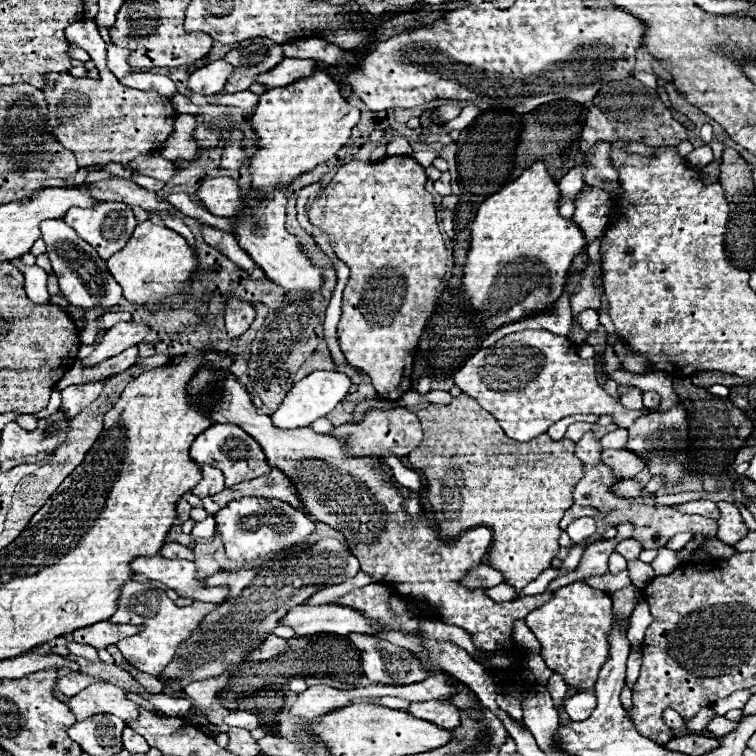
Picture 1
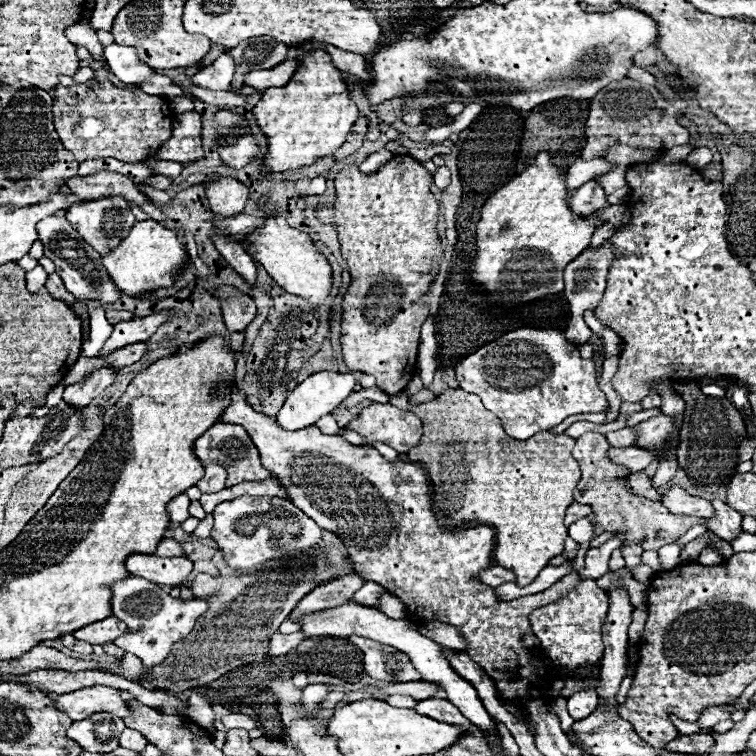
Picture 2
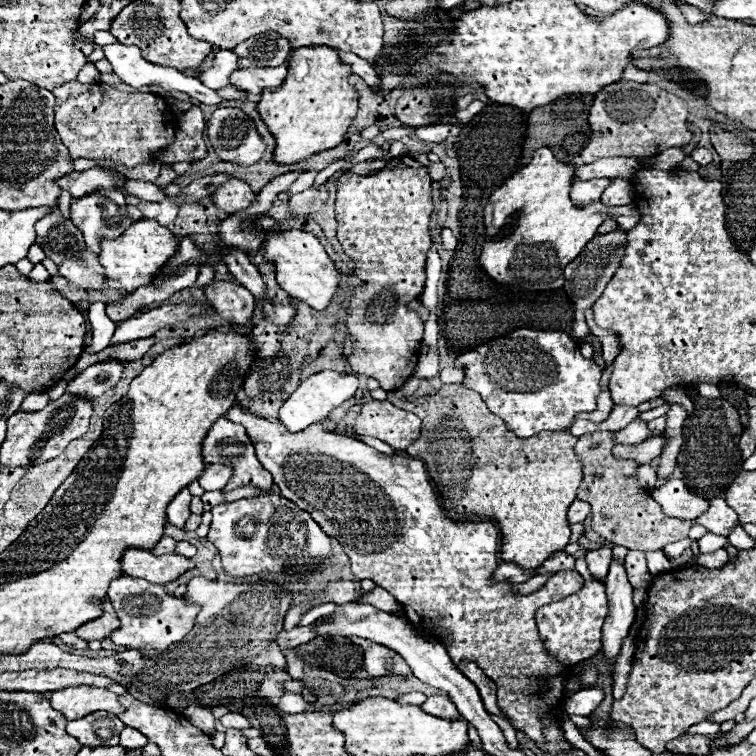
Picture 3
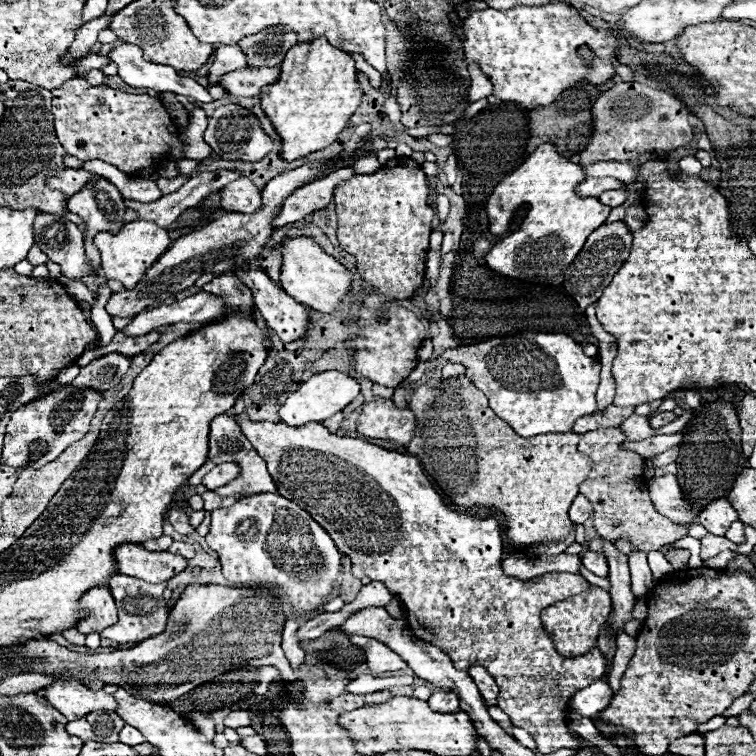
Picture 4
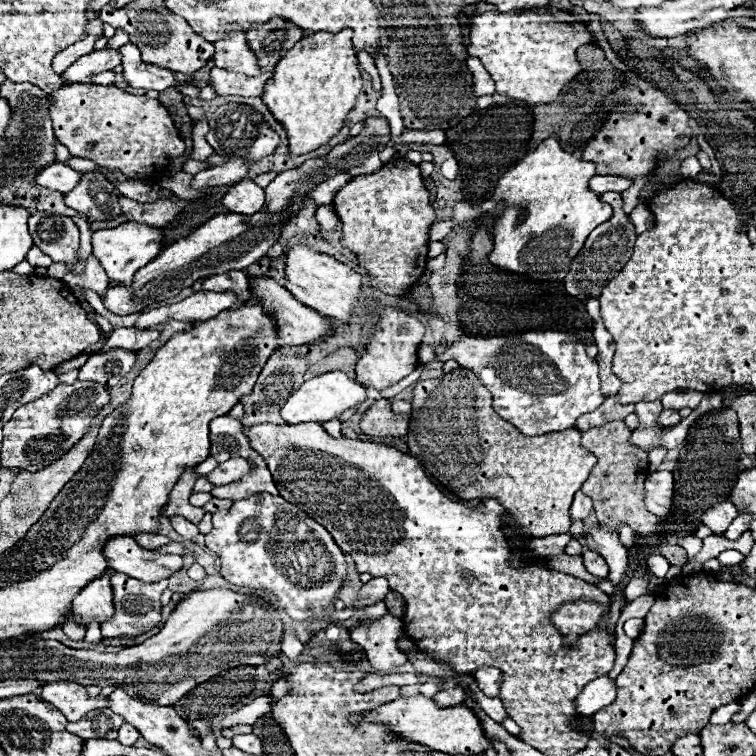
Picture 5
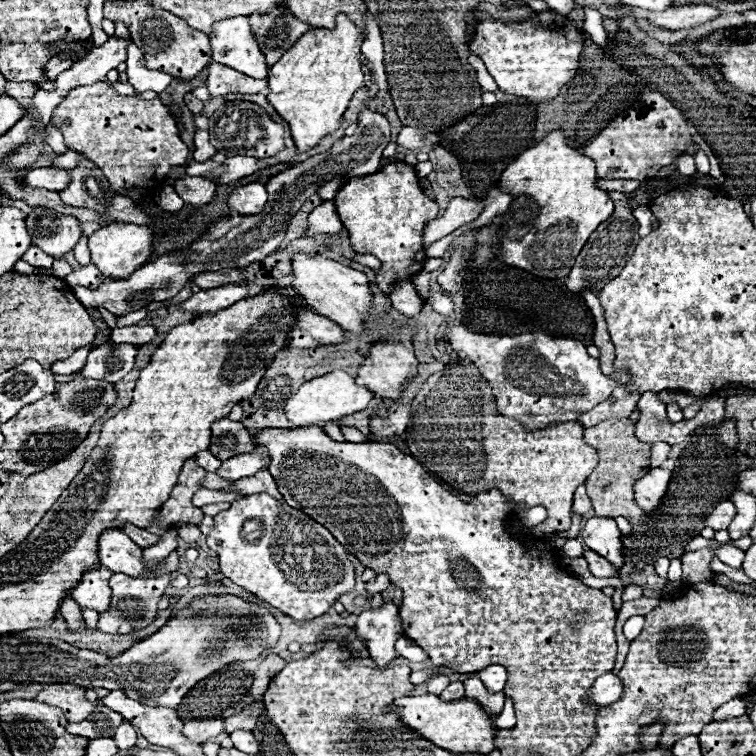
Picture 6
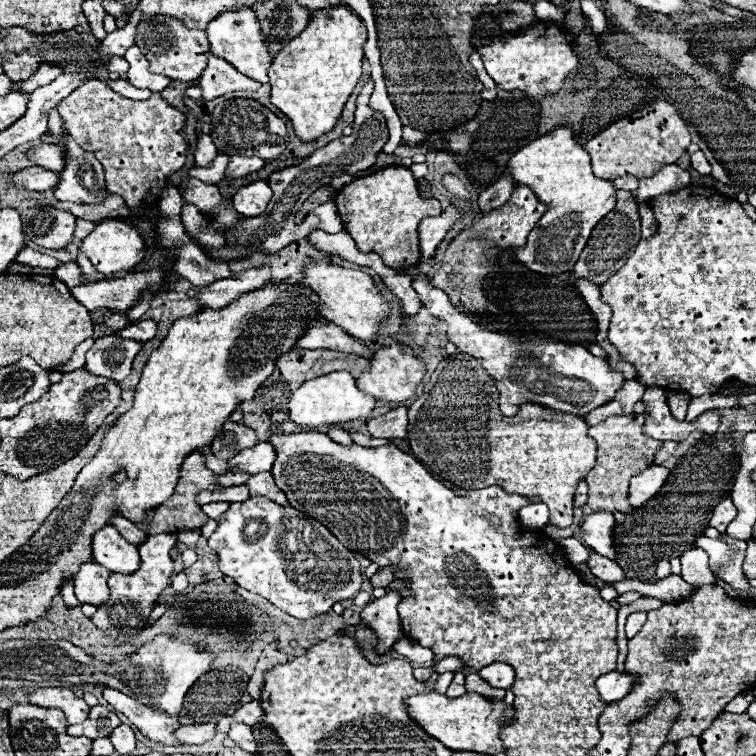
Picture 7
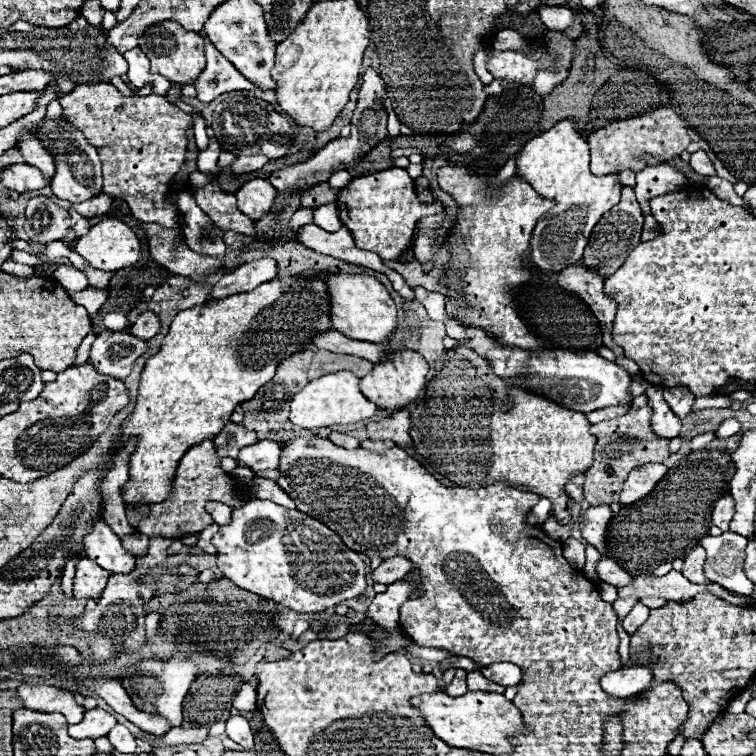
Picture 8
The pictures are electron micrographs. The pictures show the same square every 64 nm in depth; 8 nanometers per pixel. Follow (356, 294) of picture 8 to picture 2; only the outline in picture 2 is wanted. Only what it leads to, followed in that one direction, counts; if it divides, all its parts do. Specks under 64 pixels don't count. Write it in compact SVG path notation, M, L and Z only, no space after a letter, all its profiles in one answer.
M268 216L264 228L258 228L246 236L246 246L250 248L254 258L264 264L264 268L280 288L308 300L314 306L326 302L332 288L332 268L328 260L318 252L314 240L310 242L310 234L290 228L284 216Z

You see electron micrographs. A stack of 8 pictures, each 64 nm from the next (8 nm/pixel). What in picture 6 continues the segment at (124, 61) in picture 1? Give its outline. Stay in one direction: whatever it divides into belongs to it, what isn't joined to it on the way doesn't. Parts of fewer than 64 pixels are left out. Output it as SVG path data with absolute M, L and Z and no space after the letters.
M130 44L128 48L128 82L138 90L138 92L146 92L146 90L154 90L154 92L162 92L168 88L168 84L172 82L172 76L166 72L158 72L158 70L150 70L146 68L146 60L144 54L140 52L140 48L136 48L134 44Z

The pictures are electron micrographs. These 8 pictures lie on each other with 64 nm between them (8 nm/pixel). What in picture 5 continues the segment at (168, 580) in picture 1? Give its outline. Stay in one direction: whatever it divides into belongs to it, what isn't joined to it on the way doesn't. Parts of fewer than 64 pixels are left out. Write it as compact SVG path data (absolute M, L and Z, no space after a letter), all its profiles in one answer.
M114 536L104 544L104 556L114 572L128 574L144 582L158 582L182 568L178 554L152 554L130 536Z

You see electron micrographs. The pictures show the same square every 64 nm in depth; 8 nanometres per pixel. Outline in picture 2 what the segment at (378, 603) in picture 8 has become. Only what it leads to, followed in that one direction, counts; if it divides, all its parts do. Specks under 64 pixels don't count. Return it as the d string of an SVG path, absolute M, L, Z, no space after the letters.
M358 636L348 638L364 654L364 672L374 680L396 680L412 682L420 680L420 674L410 664L408 656L392 646L382 646L374 640L358 640Z

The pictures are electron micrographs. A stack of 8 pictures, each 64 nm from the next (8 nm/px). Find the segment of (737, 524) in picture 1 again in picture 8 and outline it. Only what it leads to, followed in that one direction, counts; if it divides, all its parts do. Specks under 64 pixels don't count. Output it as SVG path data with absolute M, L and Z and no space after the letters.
M722 496L716 504L714 504L714 510L712 510L712 524L722 528L722 530L728 530L728 524L734 516L734 500L730 496Z

